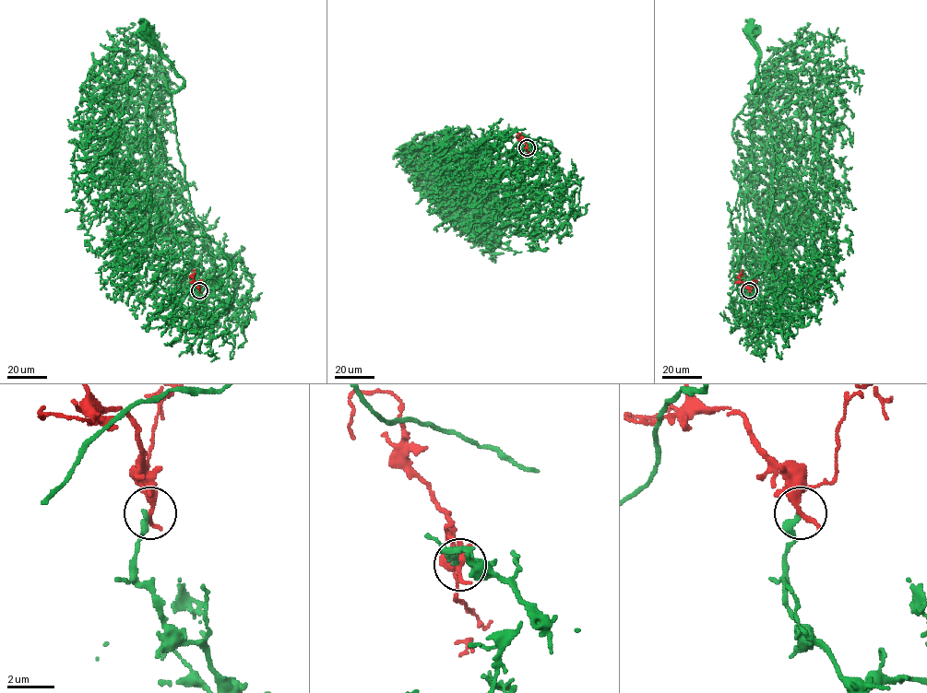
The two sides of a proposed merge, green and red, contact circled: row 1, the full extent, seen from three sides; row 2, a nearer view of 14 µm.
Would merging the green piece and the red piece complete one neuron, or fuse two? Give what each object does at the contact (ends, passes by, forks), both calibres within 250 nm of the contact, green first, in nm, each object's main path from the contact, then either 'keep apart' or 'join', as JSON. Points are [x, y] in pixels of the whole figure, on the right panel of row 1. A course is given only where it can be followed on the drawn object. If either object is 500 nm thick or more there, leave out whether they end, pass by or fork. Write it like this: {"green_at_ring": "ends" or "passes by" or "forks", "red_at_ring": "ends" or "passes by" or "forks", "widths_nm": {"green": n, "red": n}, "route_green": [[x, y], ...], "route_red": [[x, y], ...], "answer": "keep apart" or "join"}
{"green_at_ring": "ends", "red_at_ring": "ends", "widths_nm": {"green": 280, "red": 340}, "route_green": [[749, 290], [753, 305], [778, 296], [765, 233], [771, 116], [755, 91], [751, 32]], "route_red": [[749, 290], [743, 282], [734, 282], [738, 281]], "answer": "keep apart"}

